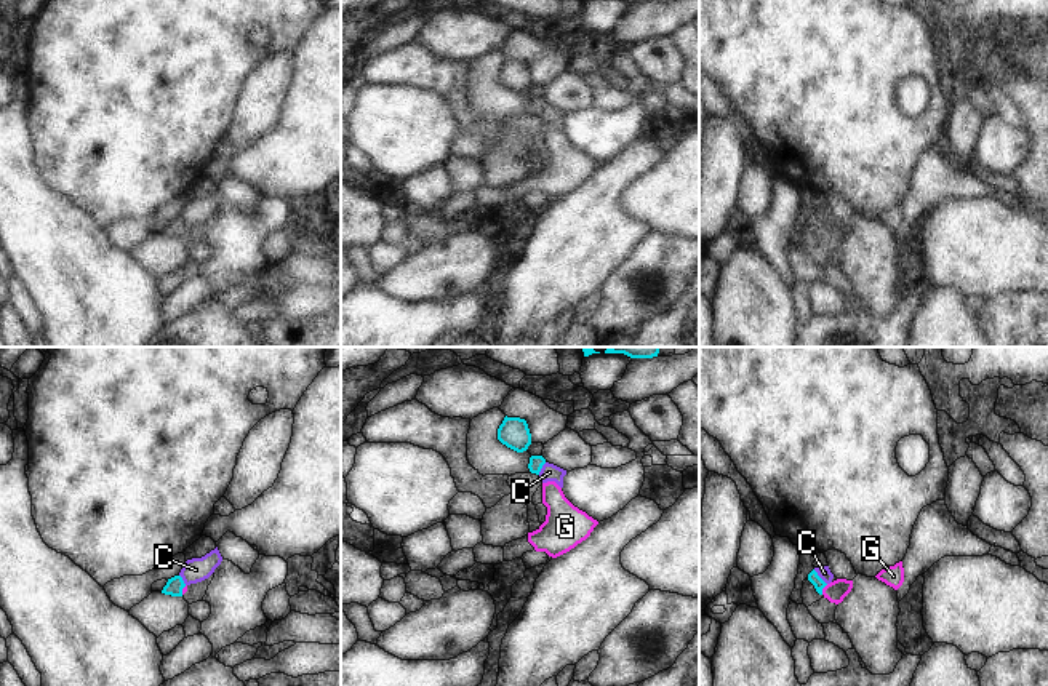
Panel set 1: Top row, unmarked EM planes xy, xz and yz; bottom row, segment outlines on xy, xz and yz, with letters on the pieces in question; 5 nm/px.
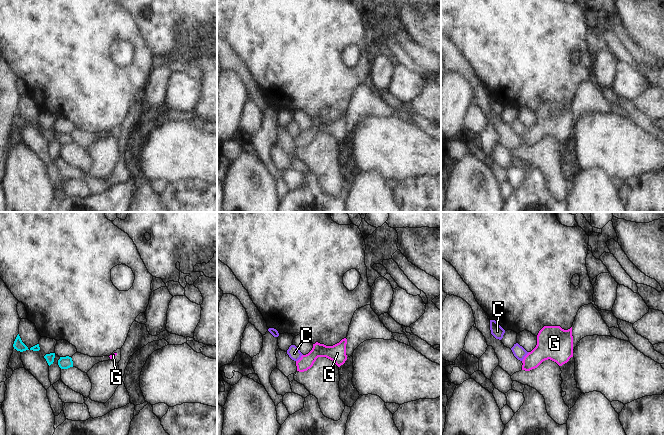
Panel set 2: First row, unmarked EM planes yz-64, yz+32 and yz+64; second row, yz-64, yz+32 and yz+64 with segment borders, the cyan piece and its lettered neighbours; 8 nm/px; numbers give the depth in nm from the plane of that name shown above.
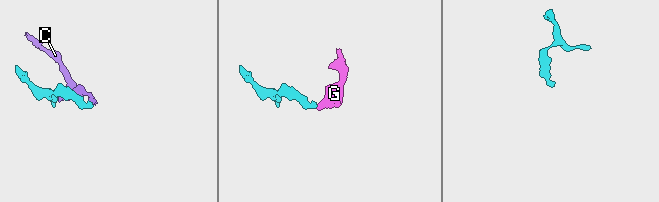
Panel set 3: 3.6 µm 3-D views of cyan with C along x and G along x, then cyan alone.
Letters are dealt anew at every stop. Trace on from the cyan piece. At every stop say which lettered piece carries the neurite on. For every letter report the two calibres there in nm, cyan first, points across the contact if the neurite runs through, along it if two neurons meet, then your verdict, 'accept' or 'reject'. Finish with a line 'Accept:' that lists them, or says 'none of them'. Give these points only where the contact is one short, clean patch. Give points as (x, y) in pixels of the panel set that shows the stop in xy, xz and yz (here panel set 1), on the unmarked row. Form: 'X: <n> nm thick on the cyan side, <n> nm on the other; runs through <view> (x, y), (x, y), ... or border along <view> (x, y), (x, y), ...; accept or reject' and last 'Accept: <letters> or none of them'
C: 60 nm thick on the cyan side, 70 nm on the other; border along yz (813, 211), (826, 226); reject
G: 60 nm thick on the cyan side, 100 nm on the other; runs through yz (813, 219), (823, 229), (837, 232); accept
Accept: G

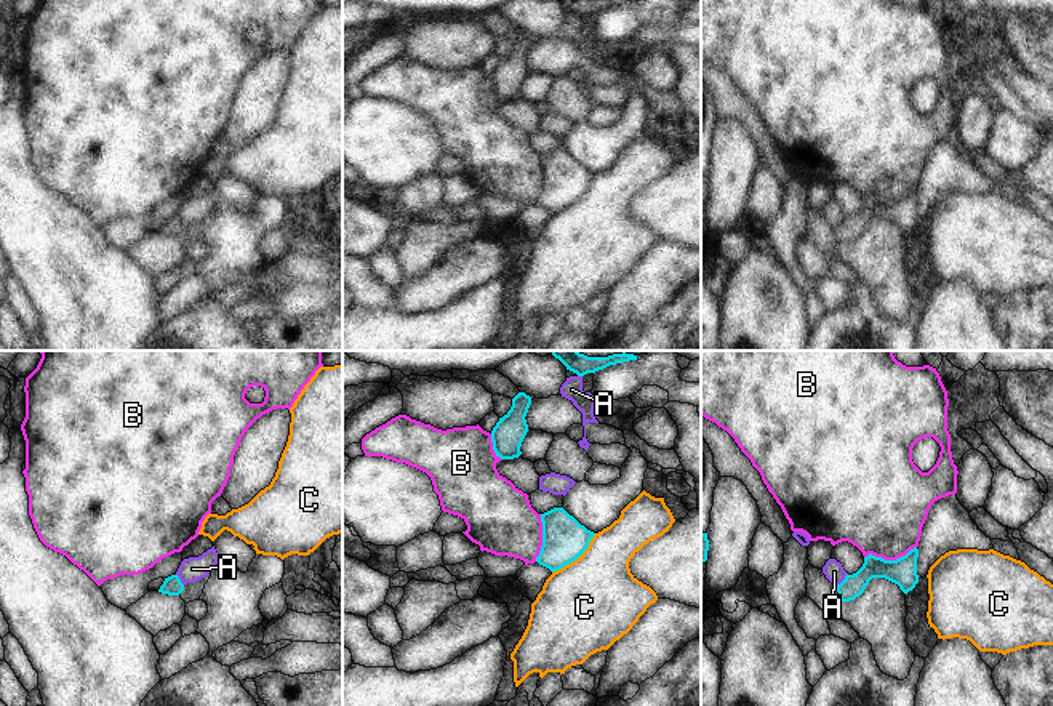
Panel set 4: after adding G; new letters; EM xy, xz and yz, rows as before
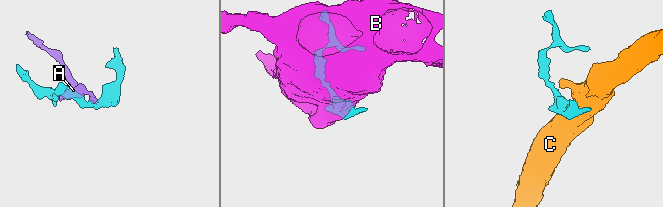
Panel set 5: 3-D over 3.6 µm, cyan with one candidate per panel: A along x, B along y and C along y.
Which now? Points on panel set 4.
A: 110 nm thick on the cyan side, 100 nm on the other; border along yz (847, 215), (837, 226); reject
B: 140 nm thick on the cyan side, 420 nm on the other; reject
C: 220 nm thick on the cyan side, 460 nm on the other; reject
Accept: none of them

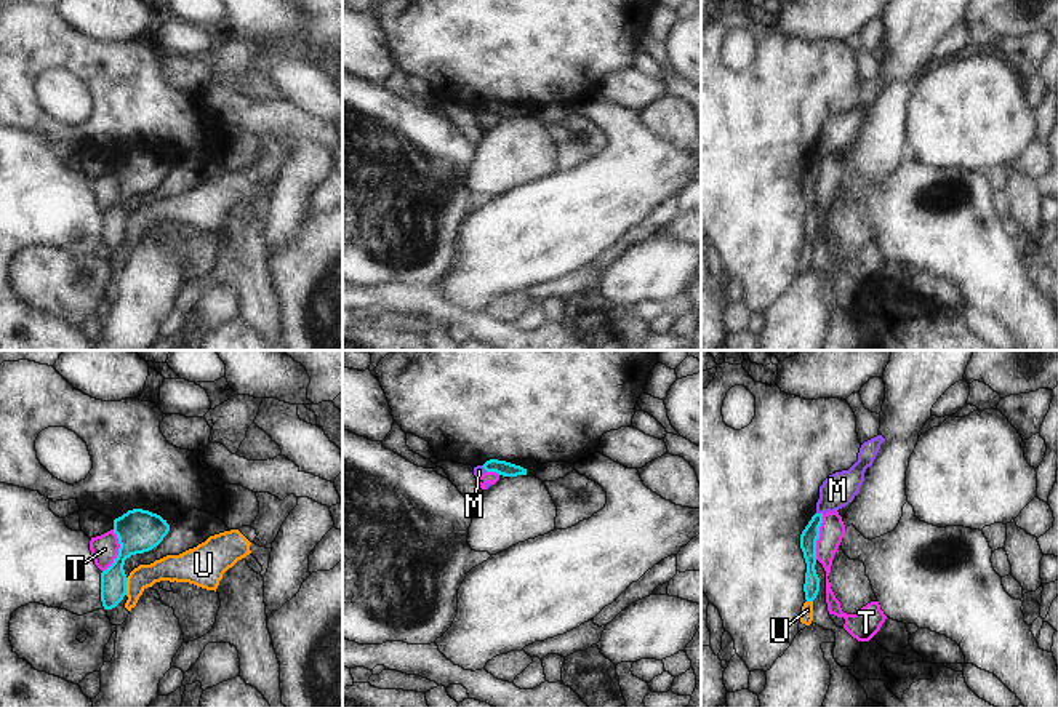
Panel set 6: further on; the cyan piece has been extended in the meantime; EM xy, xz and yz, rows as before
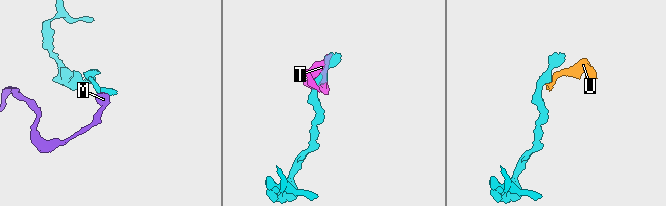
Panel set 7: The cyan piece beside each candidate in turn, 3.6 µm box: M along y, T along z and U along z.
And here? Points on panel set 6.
M: 90 nm thick on the cyan side, 170 nm on the other; border along yz (817, 154), (821, 155); reject
T: 90 nm thick on the cyan side, 130 nm on the other; reject
U: 160 nm thick on the cyan side, 130 nm on the other; border along xy (125, 219), (127, 235); reject
Accept: none of them

